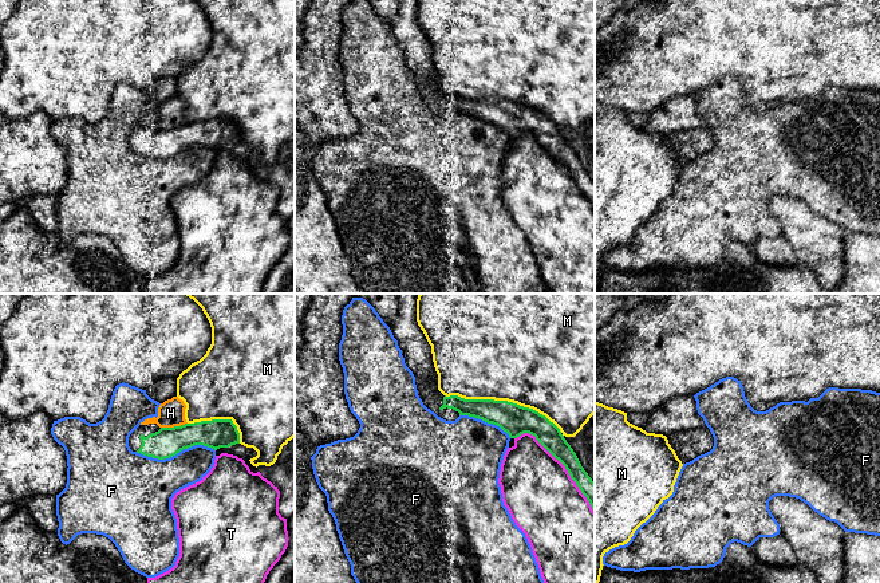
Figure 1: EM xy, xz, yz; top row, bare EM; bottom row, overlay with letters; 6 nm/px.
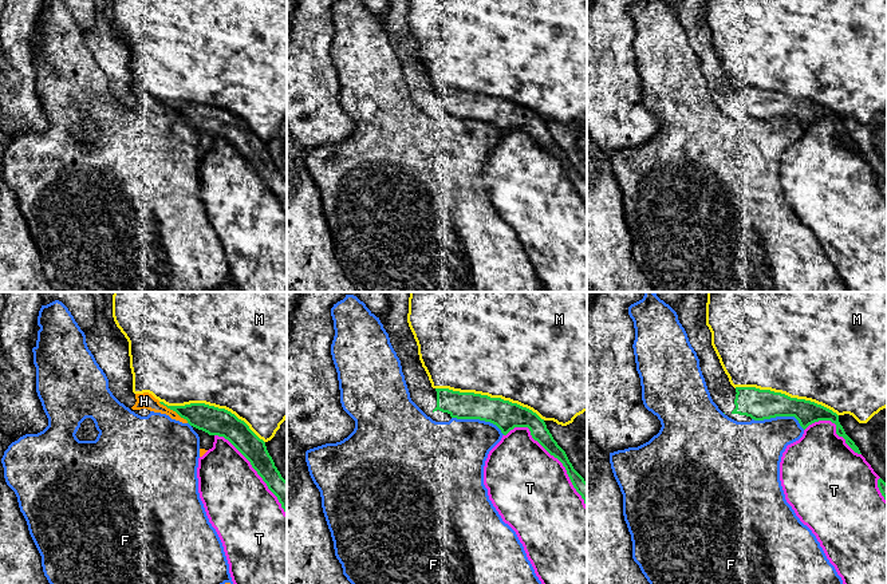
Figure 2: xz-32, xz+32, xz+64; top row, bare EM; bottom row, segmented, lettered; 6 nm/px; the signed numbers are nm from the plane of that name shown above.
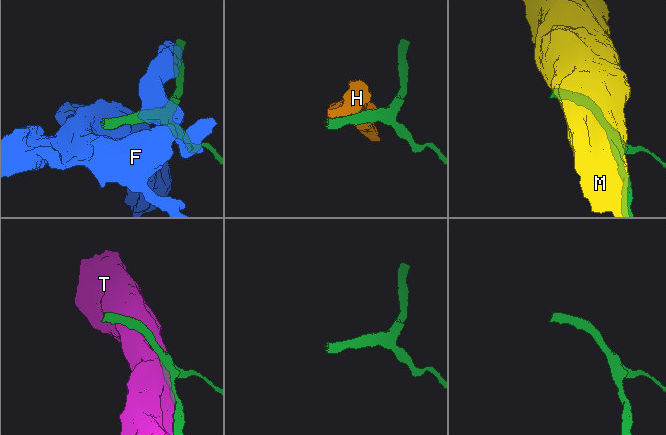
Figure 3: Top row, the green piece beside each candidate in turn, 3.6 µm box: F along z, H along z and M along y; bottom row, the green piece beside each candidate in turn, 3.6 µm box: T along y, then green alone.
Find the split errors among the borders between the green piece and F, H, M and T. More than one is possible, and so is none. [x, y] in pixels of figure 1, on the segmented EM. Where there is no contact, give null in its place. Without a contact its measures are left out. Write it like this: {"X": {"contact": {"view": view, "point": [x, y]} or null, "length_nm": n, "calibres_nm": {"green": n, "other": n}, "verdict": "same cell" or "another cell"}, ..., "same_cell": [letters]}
{"F": {"contact": {"view": "xy", "point": [174, 455]}, "length_nm": 480, "calibres_nm": {"green": 180, "other": 340}, "verdict": "another cell"}, "H": {"contact": {"view": "xy", "point": [174, 426]}, "length_nm": 160, "calibres_nm": {"green": 180, "other": 160}, "verdict": "another cell"}, "M": {"contact": {"view": "xz", "point": [504, 401]}, "length_nm": 750, "calibres_nm": {"green": 180, "other": 500}, "verdict": "another cell"}, "T": {"contact": {"view": "xz", "point": [563, 464]}, "length_nm": 650, "calibres_nm": {"green": 150, "other": 420}, "verdict": "another cell"}, "same_cell": []}

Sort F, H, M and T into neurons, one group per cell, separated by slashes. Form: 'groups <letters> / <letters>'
groups F / H / M / T

